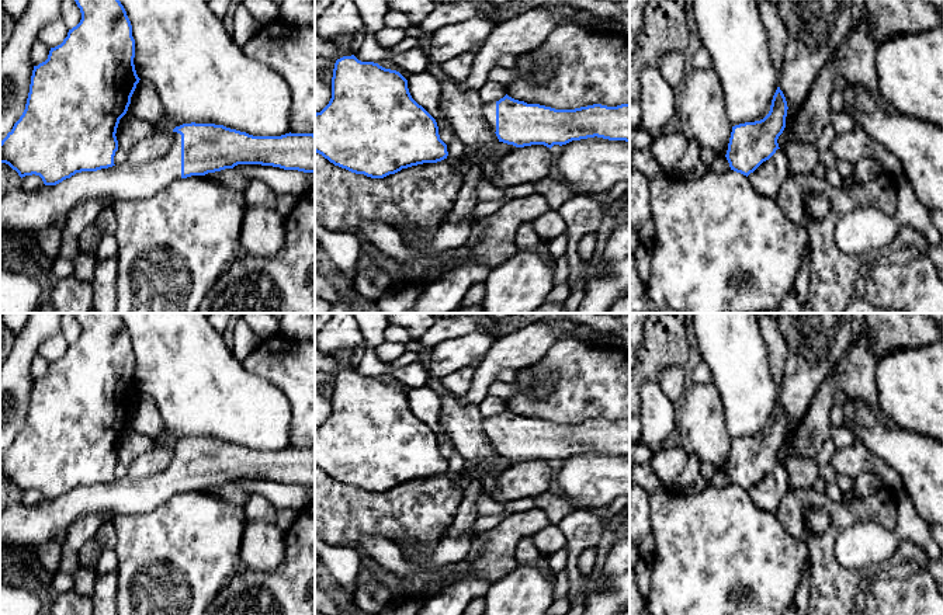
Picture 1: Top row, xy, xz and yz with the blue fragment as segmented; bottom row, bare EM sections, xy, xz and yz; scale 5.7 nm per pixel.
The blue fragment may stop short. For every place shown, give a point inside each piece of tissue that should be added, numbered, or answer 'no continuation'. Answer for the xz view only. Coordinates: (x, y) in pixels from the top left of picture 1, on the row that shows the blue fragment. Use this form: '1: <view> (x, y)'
1: xz (488, 108)

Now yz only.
no continuation

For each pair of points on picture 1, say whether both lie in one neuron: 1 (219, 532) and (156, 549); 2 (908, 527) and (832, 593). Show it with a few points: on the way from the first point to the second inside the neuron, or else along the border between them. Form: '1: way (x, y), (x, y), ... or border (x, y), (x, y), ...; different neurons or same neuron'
1: way (204, 532), (187, 549), (172, 549); same neuron
2: border (834, 551), (848, 567), (877, 567), (894, 553); different neurons

